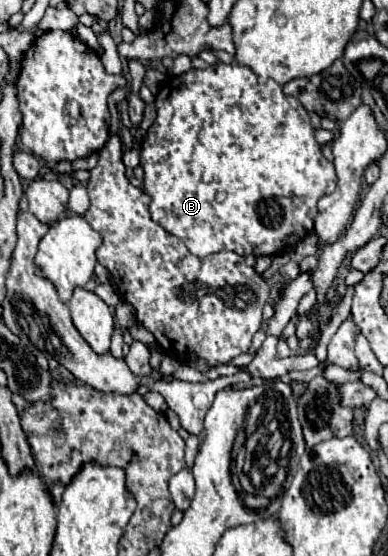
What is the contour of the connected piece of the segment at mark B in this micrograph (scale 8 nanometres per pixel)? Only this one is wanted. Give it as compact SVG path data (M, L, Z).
M217 62L205 70L195 70L191 68L189 72L181 76L169 76L165 84L161 86L159 94L155 96L155 106L157 106L157 118L153 126L147 130L147 138L141 146L141 166L145 170L145 192L151 196L149 202L149 212L151 218L161 224L169 234L177 236L191 254L195 256L209 256L221 250L231 250L239 256L273 256L277 252L289 250L291 246L297 244L305 234L313 230L313 220L317 216L317 202L321 196L331 194L337 184L337 174L333 170L333 164L321 154L321 148L313 136L313 126L309 122L307 110L301 106L301 102L293 96L285 96L281 86L275 80L267 80L265 84L259 82L259 78L249 70L247 66L241 64L223 64Z

